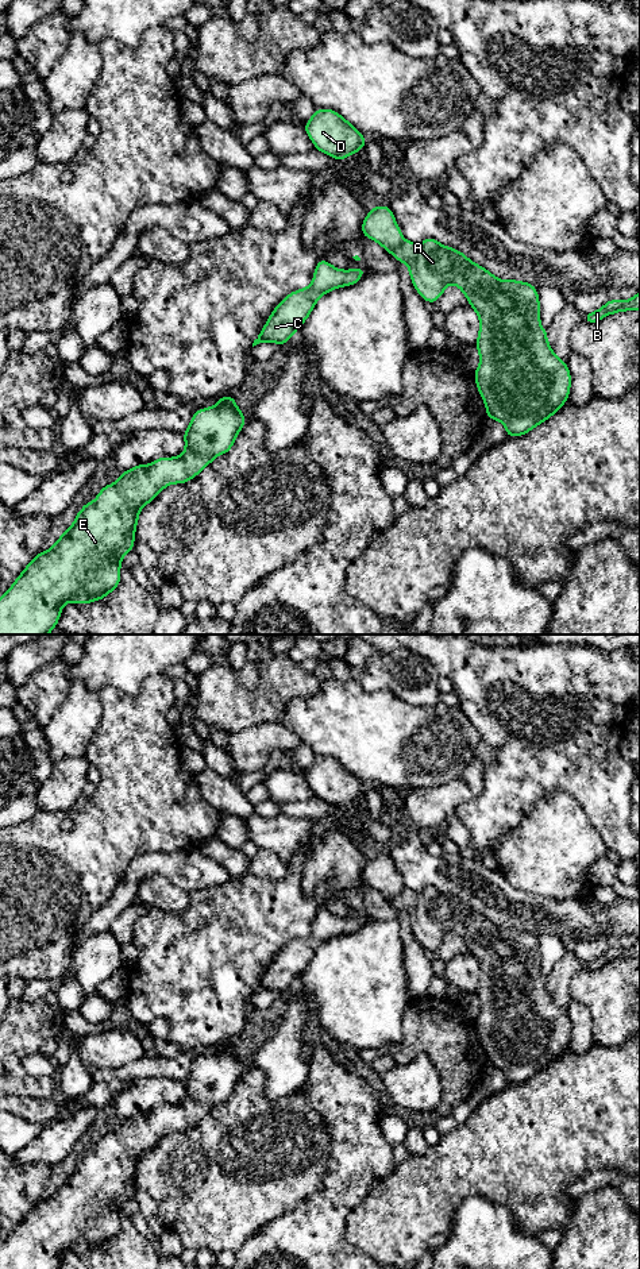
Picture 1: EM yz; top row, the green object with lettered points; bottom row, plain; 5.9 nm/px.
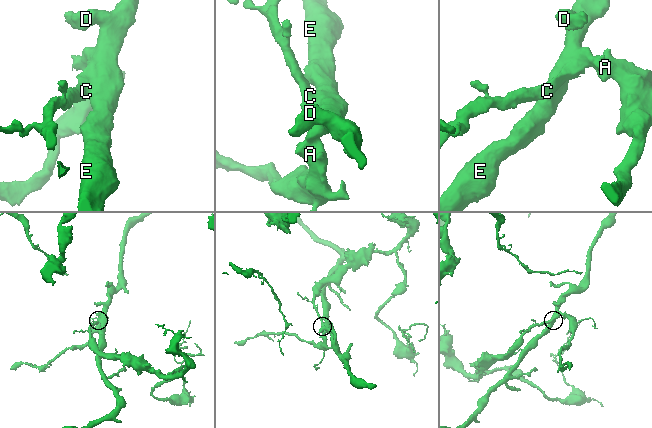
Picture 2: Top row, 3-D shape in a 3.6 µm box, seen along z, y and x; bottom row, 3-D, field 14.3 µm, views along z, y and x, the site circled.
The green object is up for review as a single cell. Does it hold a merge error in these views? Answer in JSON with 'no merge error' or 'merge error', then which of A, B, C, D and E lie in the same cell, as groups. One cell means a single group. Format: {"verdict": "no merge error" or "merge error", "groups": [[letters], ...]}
{"verdict": "merge error", "groups": [["A", "B", "C"], ["D", "E"]]}

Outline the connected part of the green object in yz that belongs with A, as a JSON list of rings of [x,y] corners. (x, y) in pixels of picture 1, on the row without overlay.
[[[433,886],[423,891],[404,888],[392,903],[409,915],[415,937],[427,950],[435,950],[450,932],[456,933],[479,965],[479,1015],[474,1019],[487,1066],[501,1069],[506,1084],[525,1083],[555,1060],[570,1042],[571,1025],[551,998],[547,977],[540,975],[540,950],[536,936],[528,930],[498,927],[460,899],[443,894]]]

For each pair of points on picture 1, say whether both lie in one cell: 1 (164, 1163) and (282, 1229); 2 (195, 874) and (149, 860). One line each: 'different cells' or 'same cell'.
1: different cells
2: same cell

